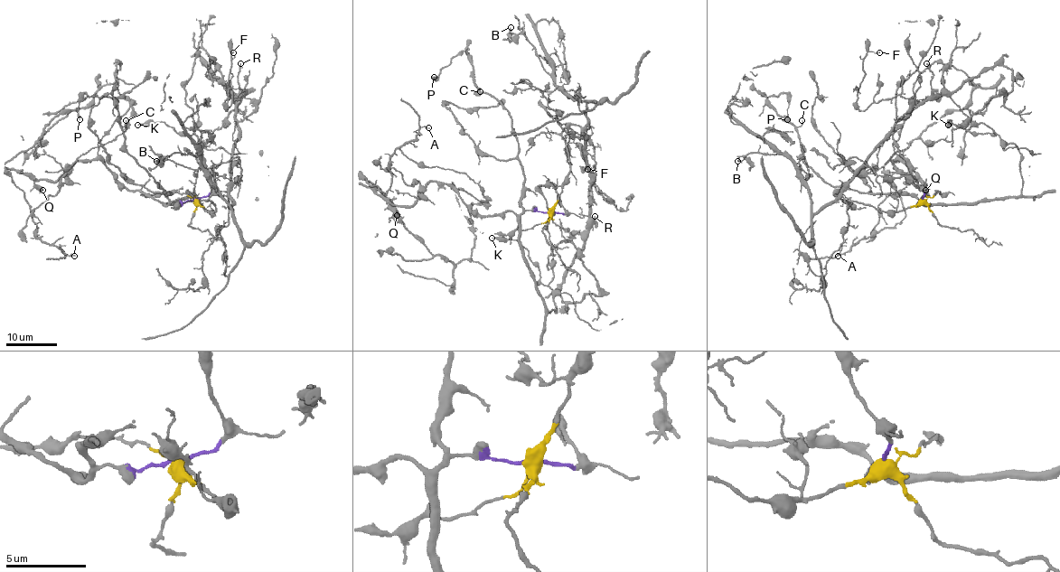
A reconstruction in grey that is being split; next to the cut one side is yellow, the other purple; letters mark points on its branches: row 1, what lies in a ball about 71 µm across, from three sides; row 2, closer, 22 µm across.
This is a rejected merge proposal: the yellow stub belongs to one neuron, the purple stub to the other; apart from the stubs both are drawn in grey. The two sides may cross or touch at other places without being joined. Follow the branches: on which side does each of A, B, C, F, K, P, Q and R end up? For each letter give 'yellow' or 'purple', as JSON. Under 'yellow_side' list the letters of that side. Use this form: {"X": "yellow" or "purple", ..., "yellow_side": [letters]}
{"A": "purple", "B": "yellow", "C": "purple", "F": "yellow", "K": "purple", "P": "purple", "Q": "purple", "R": "yellow", "yellow_side": ["B", "F", "R"]}

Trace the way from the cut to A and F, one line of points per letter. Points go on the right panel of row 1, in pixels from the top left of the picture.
A: (922, 199), (893, 144), (914, 82), (942, 62), (969, 79), (970, 101), (884, 164), (905, 216), (839, 255)
F: (922, 199), (883, 211), (834, 195), (908, 109), (901, 95), (858, 109), (862, 59), (879, 51)

